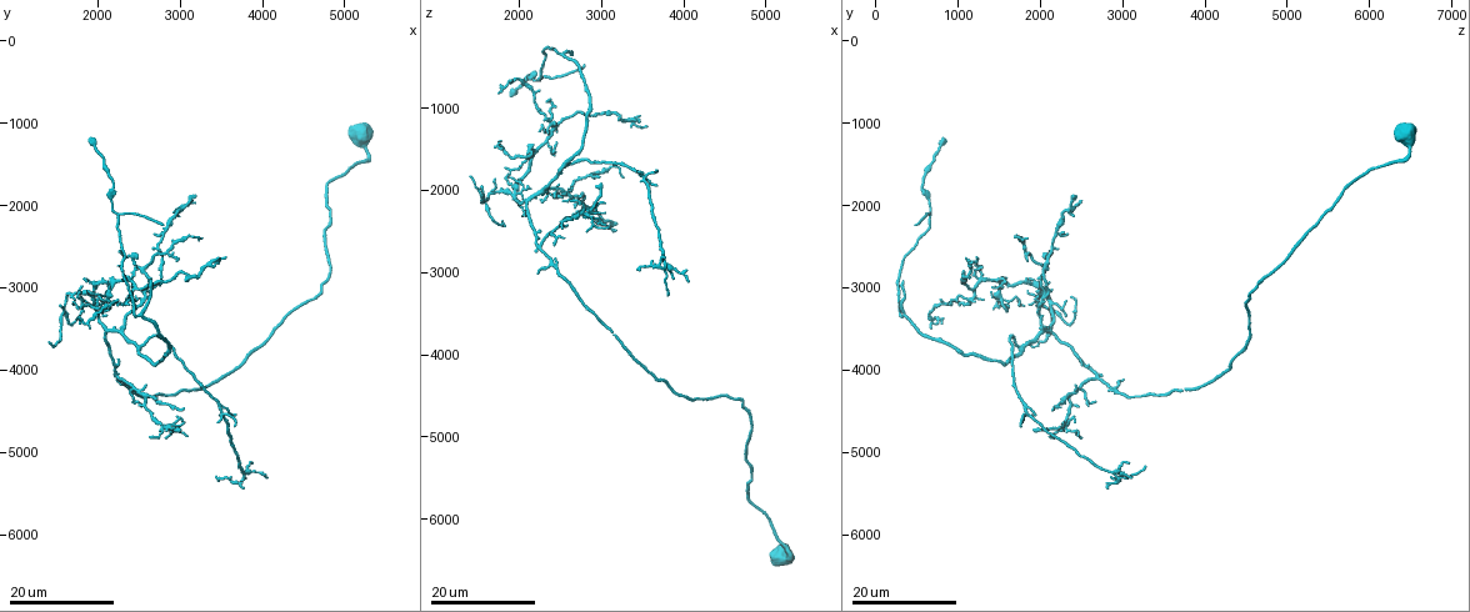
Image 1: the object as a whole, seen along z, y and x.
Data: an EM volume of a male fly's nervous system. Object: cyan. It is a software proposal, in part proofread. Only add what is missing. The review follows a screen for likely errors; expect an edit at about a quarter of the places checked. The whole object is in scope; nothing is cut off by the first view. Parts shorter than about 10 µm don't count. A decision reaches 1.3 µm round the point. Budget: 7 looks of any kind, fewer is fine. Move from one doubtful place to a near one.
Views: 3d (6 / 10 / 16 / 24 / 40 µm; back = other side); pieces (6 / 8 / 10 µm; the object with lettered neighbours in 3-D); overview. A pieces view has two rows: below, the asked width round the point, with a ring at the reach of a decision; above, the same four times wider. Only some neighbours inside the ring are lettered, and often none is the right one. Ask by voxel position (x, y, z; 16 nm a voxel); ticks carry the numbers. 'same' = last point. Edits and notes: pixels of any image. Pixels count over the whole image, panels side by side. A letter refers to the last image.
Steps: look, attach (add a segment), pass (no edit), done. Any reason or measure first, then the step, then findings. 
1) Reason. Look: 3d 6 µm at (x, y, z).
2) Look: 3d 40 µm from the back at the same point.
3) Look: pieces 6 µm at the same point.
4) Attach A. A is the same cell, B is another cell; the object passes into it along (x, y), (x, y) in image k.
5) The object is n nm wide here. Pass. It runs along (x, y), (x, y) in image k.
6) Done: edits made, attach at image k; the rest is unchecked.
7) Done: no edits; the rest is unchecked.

Tapers out. Look: 3d 16 µm at (2250, 2550, 2100).

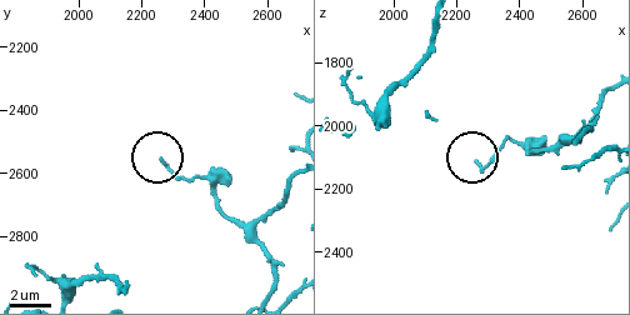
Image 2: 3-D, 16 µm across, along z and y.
Look: pieces 8 µm at (2270, 2560, 2120).

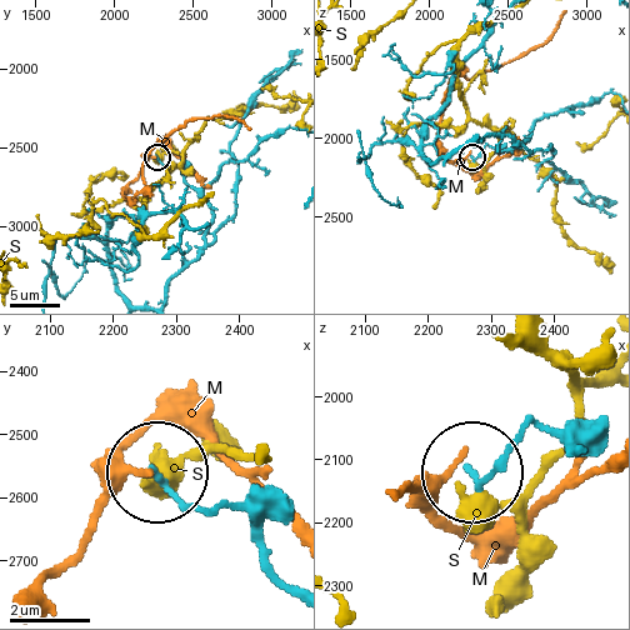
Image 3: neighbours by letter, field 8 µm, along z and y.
Pass. M and S are other cells; it runs along (289, 583), (249, 523), (191, 505), (161, 475) in image 3; no lettered segment goes on from it.

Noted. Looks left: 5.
Look: 3d 16 µm at (3500, 2650, 1200).

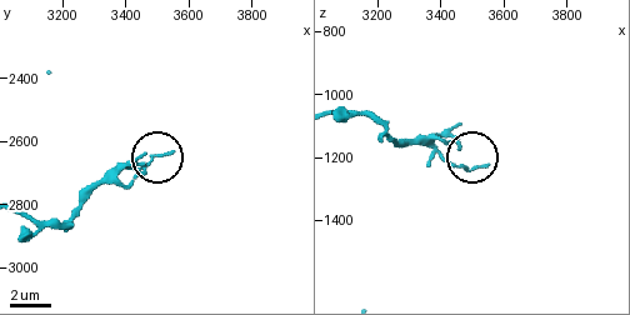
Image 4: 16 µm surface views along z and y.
See the neighbours. Look: pieces 6 µm at (3540, 2630, 1230).

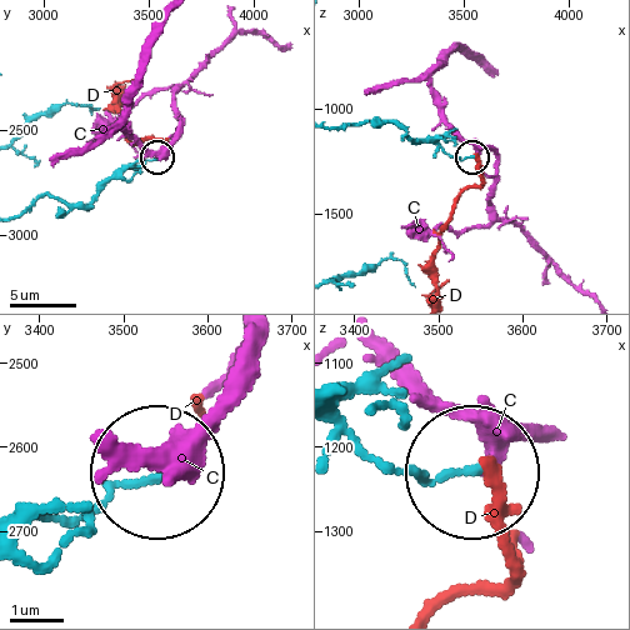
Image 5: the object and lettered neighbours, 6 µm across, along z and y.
Pass. C and D are other cells; it runs along (21, 215), (45, 196), (89, 205), (119, 173), (155, 159) in image 5; none of them fits.

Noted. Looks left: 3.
Branch stops here. Look: 3d 24 µm at (2650, 2950, 350).

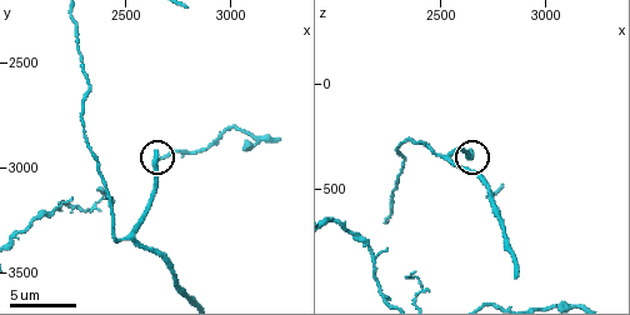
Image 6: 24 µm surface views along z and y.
Look: pieces 8 µm at the same point.

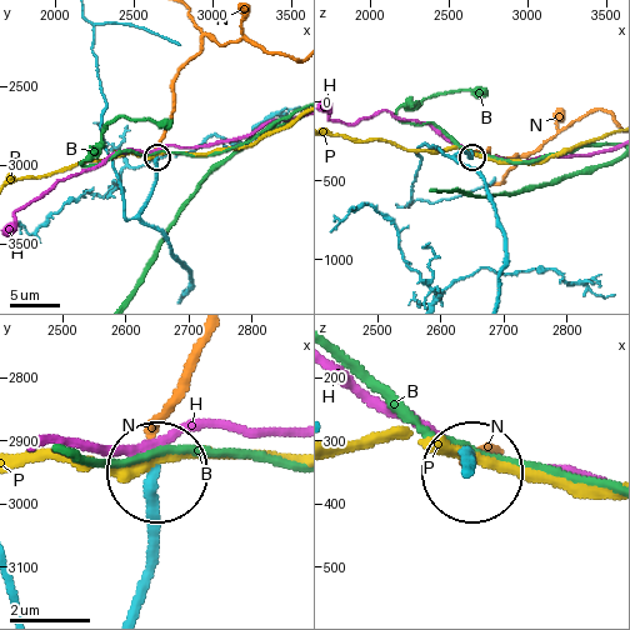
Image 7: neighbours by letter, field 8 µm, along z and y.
Attach N. N is the same cell, B, H and P are other cells; the object passes into it along (155, 178), (175, 78), (204, 36), (235, 43) in image 7; the neuron continues.

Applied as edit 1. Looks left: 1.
Done: edits made, attach at image 7; the rest is unchecked.

